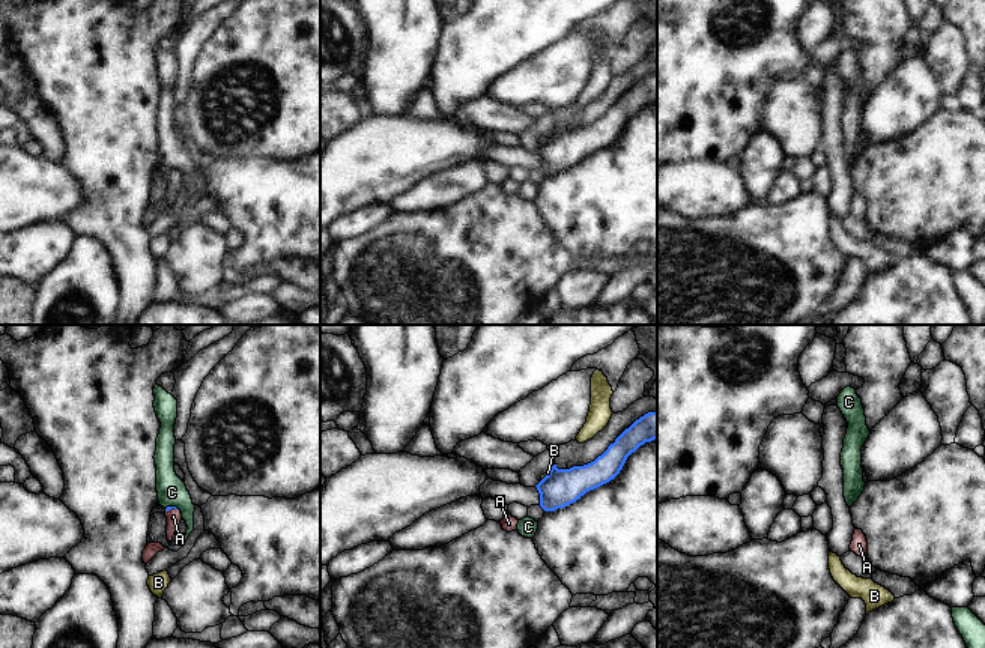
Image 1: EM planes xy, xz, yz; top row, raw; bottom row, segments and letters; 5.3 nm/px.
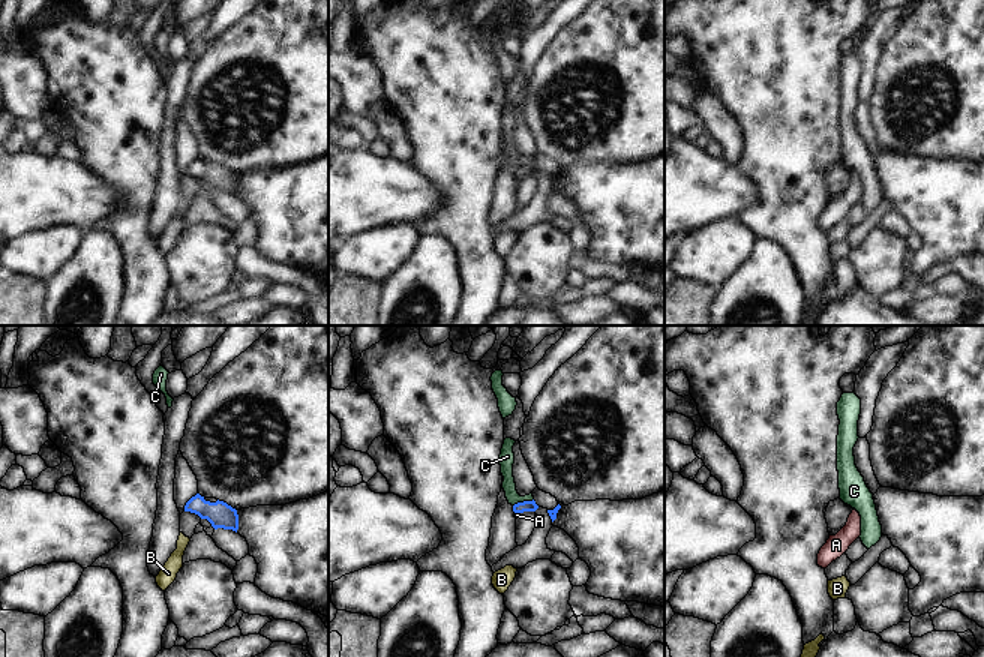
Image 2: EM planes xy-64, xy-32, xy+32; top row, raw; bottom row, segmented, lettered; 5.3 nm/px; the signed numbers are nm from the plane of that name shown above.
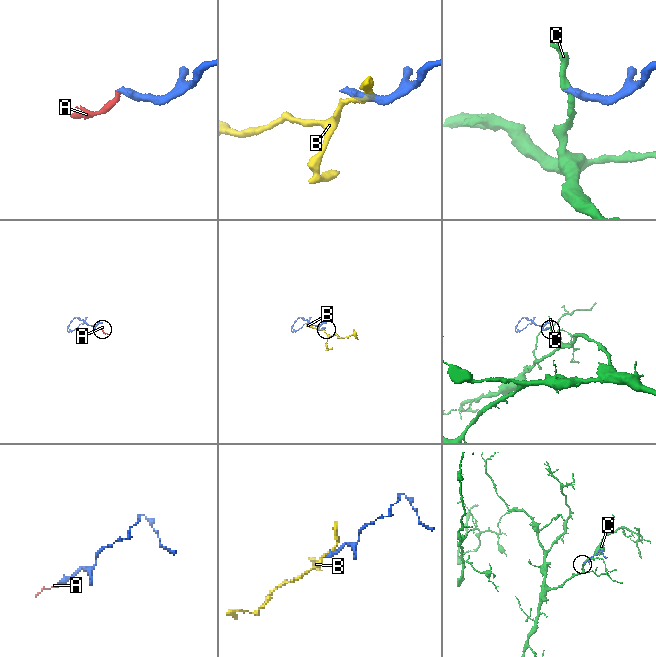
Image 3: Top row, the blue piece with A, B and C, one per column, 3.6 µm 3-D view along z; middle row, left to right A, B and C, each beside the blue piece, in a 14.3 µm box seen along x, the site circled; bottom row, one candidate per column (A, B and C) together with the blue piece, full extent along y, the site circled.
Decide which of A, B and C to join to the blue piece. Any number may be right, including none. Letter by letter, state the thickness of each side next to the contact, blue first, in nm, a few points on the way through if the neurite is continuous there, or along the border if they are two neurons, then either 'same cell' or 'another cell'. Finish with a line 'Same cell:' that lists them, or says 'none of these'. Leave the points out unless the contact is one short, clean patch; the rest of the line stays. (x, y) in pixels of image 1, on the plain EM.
A: calibres 20 and 80 nm; way xy (167, 172), (170, 172), (173, 179); same cell
B: calibres 200 and 20 nm; border xz (549, 136), (542, 143); another cell
C: calibres 20 and 160 nm; border xy (166, 170), (178, 172); another cell
Same cell: A

